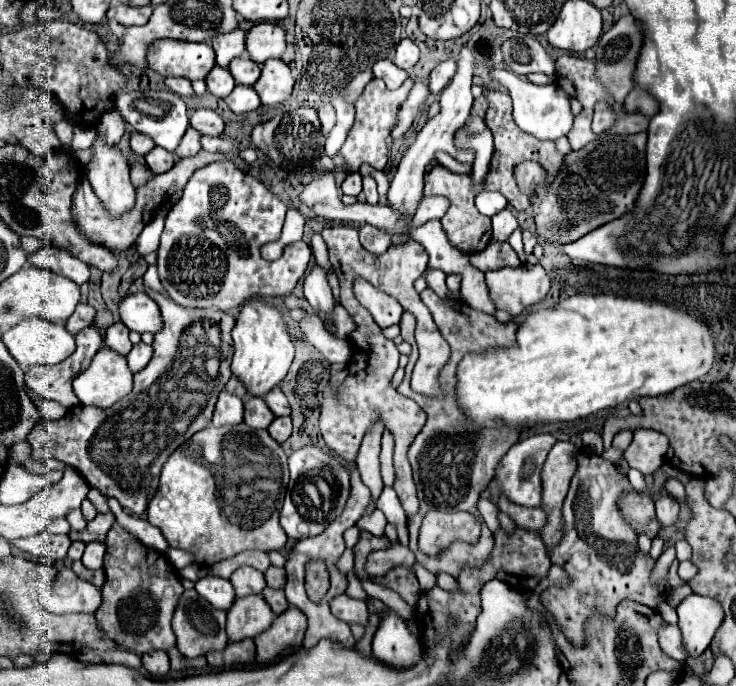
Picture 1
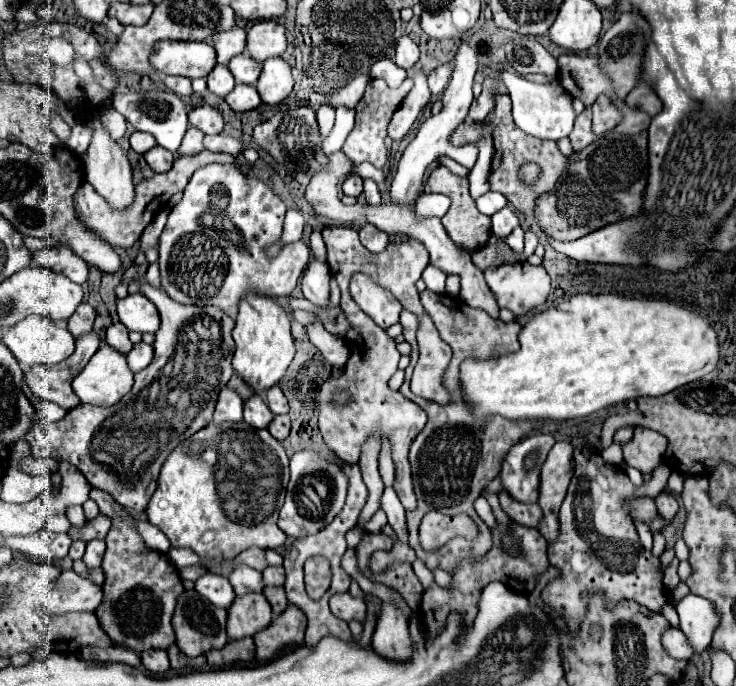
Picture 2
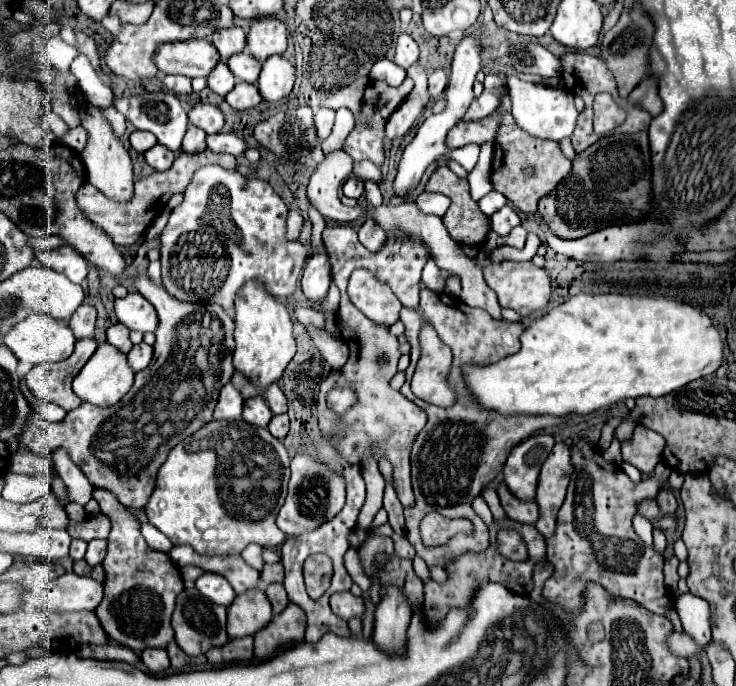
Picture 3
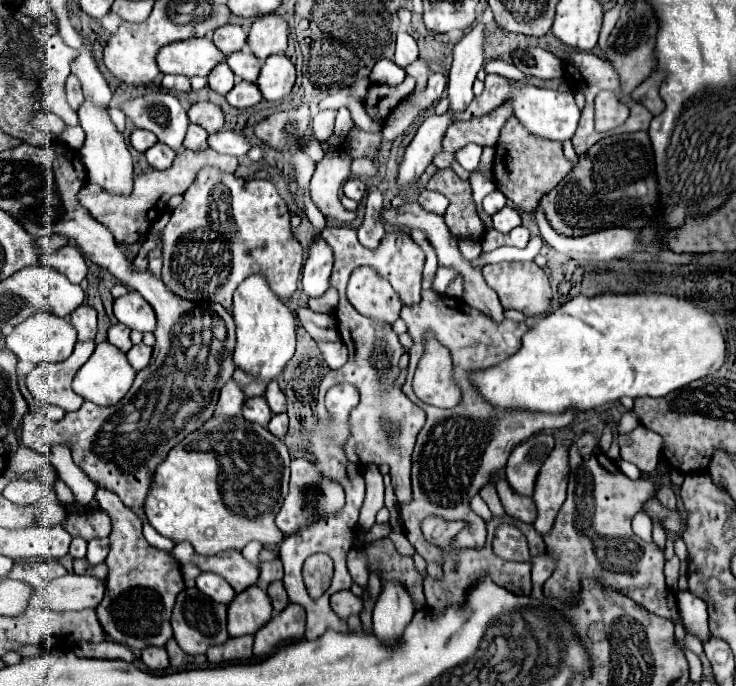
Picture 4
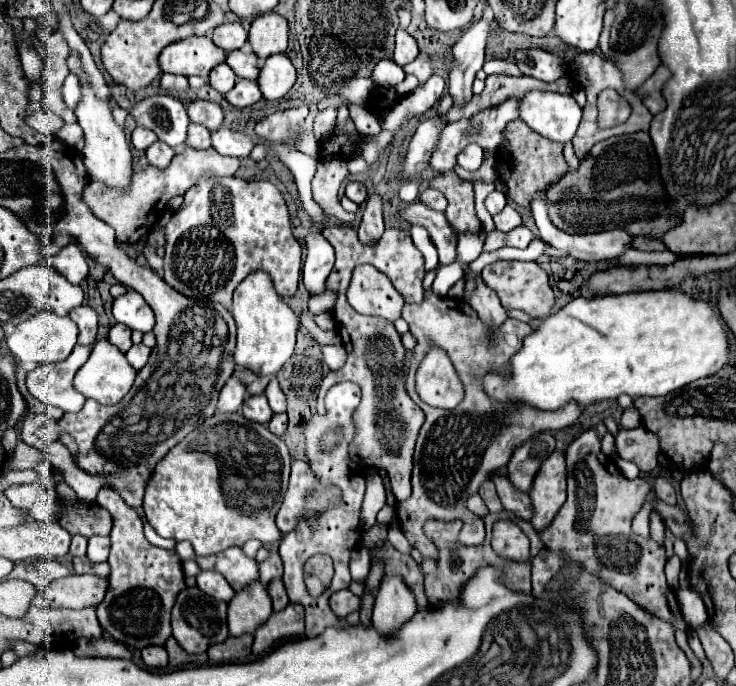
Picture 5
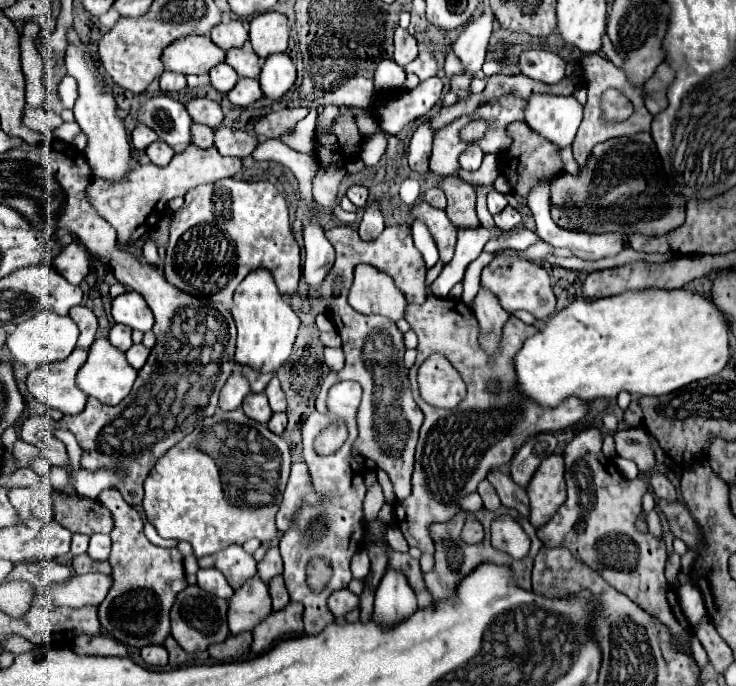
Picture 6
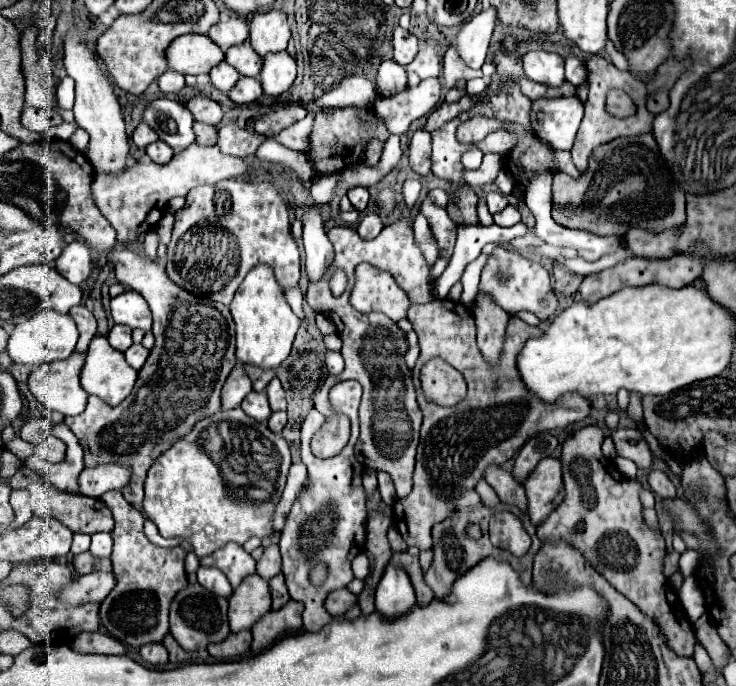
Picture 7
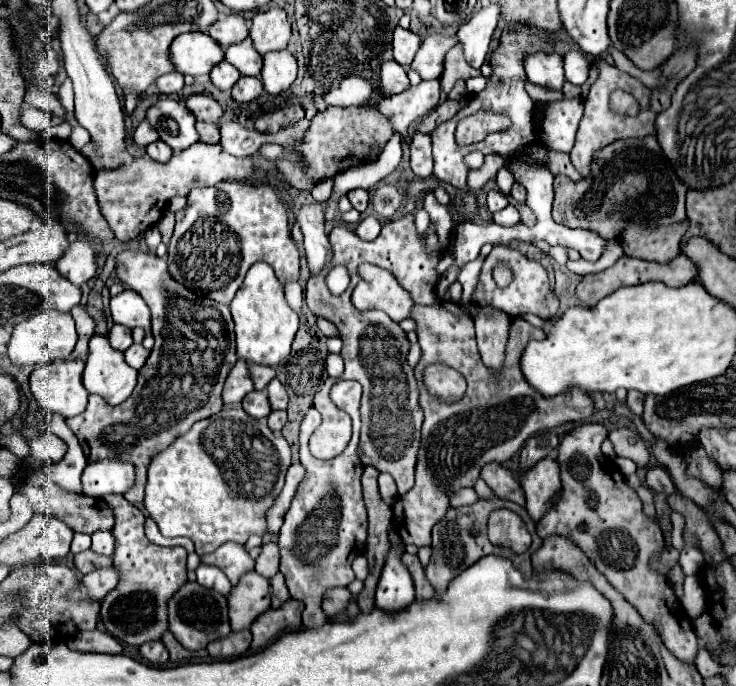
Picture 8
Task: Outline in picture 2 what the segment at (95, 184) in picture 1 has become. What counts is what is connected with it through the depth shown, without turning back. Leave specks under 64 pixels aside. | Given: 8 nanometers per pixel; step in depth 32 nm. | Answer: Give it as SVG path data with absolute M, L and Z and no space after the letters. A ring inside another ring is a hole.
M100 114L84 120L84 126L92 130L92 140L88 150L84 152L84 166L86 166L86 180L104 196L114 208L126 208L134 200L134 182L132 182L132 164L128 160L128 154L122 150L122 146L110 138L108 128L102 124Z

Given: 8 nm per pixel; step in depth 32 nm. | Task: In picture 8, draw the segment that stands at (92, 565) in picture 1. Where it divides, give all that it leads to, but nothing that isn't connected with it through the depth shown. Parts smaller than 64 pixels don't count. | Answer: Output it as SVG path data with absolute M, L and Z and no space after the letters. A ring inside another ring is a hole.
M104 530L104 532L96 532L92 534L92 546L90 546L94 552L98 554L104 554L104 556L112 556L114 548L116 548L116 538L112 536L110 530Z

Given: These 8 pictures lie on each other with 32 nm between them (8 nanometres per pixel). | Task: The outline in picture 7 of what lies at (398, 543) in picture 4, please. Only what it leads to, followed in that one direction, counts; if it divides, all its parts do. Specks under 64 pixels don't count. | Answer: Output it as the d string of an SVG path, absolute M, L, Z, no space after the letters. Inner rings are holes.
M390 528L387 532L387 538L390 542L392 551L394 551L394 552L407 551L408 545L405 543L402 536L396 529Z

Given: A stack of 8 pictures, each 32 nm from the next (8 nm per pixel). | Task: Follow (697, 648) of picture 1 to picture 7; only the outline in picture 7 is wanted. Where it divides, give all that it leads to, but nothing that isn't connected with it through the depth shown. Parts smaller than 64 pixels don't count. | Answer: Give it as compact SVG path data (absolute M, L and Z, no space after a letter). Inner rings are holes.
M688 576L684 580L682 590L680 590L680 602L692 622L696 622L704 614L704 596L702 596L702 590L698 588L694 576Z

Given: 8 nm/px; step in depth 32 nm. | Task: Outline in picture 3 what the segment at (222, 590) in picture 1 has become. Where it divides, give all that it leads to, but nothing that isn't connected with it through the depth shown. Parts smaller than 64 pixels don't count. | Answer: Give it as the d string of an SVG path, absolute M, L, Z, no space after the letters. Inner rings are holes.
M204 572L196 580L196 588L200 594L210 598L214 604L222 604L222 606L230 606L236 596L236 592L228 584L228 580L222 578L220 574L214 574L214 572Z

